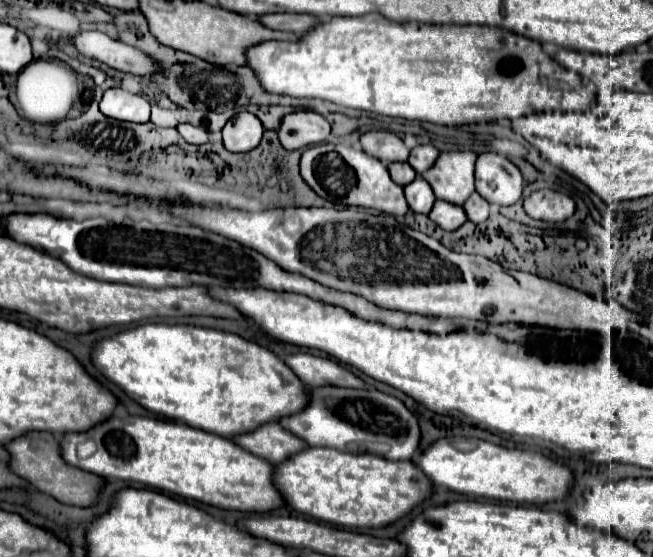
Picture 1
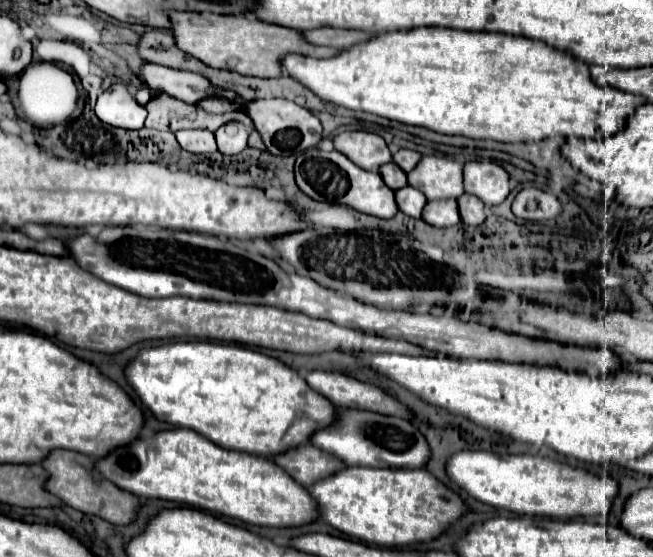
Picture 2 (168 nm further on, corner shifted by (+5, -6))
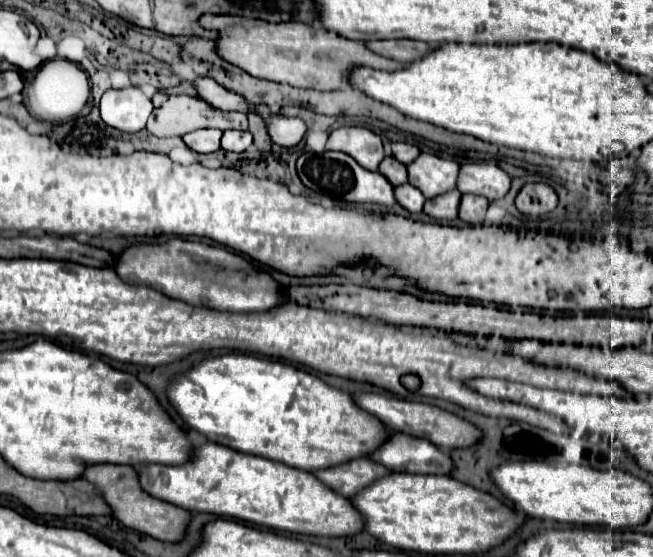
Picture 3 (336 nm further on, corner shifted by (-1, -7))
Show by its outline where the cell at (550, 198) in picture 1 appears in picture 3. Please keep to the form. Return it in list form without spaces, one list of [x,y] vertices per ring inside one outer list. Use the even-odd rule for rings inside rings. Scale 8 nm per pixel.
[[[527,183],[517,193],[515,205],[525,215],[543,215],[557,207],[557,195],[545,183]]]

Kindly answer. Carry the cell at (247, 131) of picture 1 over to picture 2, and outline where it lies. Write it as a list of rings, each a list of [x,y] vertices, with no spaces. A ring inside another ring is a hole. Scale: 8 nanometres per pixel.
[[[229,122],[215,132],[217,148],[221,154],[233,156],[247,148],[247,130],[241,122]]]

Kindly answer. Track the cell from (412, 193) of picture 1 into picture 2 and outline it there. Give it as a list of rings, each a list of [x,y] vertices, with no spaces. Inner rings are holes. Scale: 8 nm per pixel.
[[[405,186],[405,188],[397,190],[395,200],[397,200],[399,210],[411,218],[421,218],[423,206],[427,204],[427,198],[423,198],[423,192],[415,190],[413,186]]]

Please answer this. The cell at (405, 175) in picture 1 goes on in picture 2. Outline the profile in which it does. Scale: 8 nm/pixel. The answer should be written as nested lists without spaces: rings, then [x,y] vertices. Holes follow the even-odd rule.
[[[389,162],[387,166],[383,164],[383,166],[379,168],[379,172],[381,172],[381,176],[383,176],[383,182],[385,182],[391,190],[399,190],[401,186],[407,186],[407,174],[405,174],[399,166],[395,166],[395,162]]]

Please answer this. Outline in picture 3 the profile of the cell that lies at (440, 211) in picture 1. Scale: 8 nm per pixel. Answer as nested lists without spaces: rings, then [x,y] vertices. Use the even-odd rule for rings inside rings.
[[[457,189],[447,191],[445,195],[437,195],[437,199],[427,199],[423,213],[433,217],[433,219],[457,219],[457,209],[459,209],[461,193]]]

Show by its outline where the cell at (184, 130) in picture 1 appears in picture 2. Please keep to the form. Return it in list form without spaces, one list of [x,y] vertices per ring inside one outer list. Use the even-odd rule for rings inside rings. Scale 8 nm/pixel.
[[[179,130],[177,142],[183,150],[195,152],[195,154],[205,154],[205,152],[215,152],[215,138],[209,130]]]

